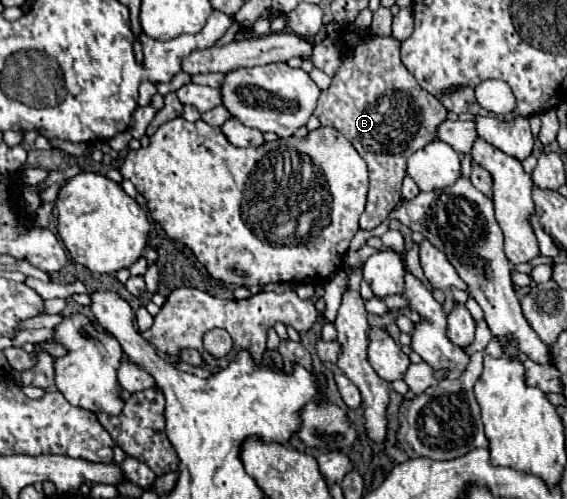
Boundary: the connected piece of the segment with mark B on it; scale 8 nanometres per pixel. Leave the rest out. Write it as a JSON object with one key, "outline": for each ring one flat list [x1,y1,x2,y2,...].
{"outline":[[348,30,340,38,346,42,342,64,332,78,328,90,320,94,314,116,322,126,336,128,352,142,364,158,370,172,370,192,360,228,380,226,388,214,400,204,400,188,406,176,406,160,416,150,436,140,438,126,446,120,446,108,424,92,408,68,400,60,400,40,394,36,374,34,366,30]]}

